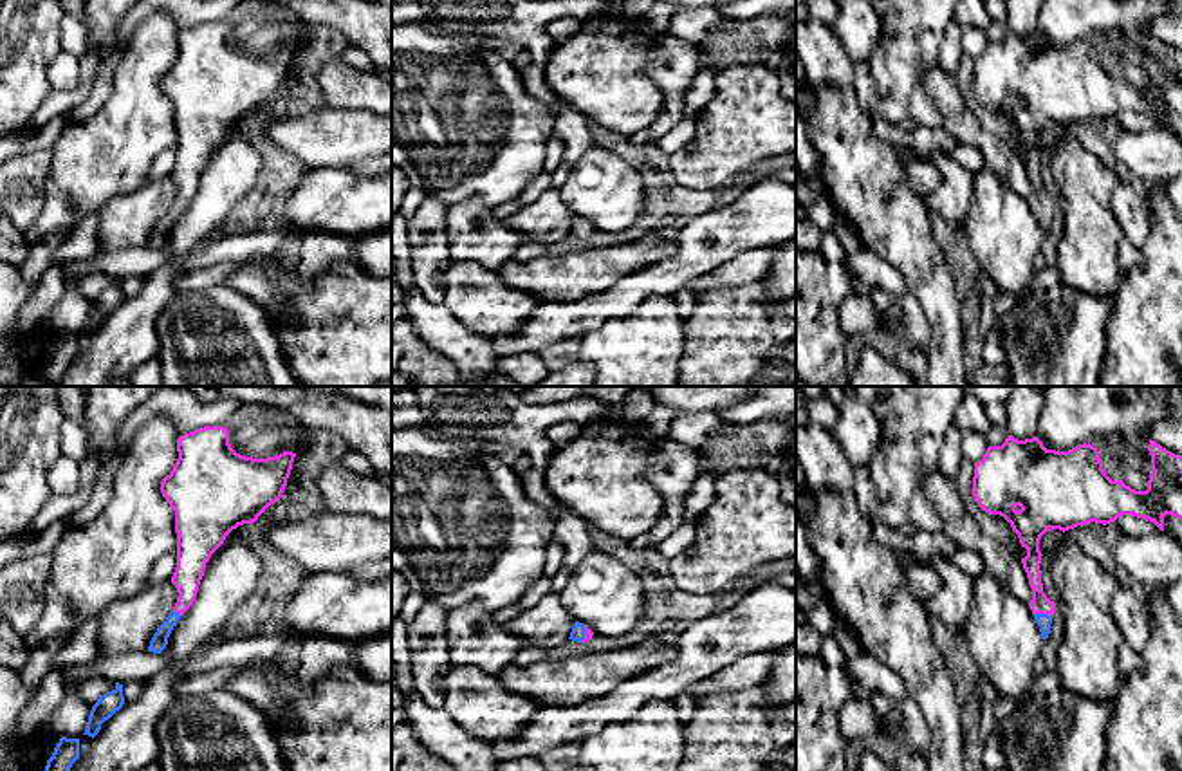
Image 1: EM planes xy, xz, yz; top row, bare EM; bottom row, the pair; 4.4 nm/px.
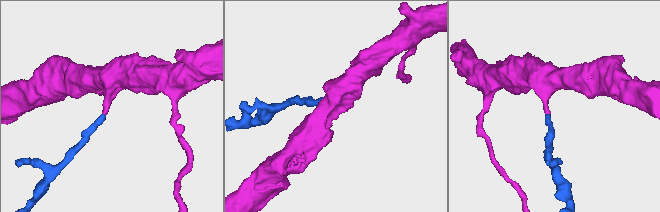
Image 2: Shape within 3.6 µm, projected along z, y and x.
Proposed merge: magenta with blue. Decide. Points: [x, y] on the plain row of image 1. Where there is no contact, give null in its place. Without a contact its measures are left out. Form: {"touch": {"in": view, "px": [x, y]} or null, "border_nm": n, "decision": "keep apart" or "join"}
{"touch": {"in": "yz", "px": [1043, 208]}, "border_nm": 80, "decision": "join"}

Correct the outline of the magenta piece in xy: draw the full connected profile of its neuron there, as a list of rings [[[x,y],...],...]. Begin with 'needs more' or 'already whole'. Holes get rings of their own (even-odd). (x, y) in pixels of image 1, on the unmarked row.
needs more | [[[204,22],[177,34],[179,54],[162,74],[161,88],[175,107],[177,163],[171,179],[179,193],[166,217],[153,229],[148,247],[161,249],[180,211],[193,200],[206,159],[226,132],[244,119],[258,116],[265,105],[282,94],[296,49],[253,54],[236,49],[224,22]]]

